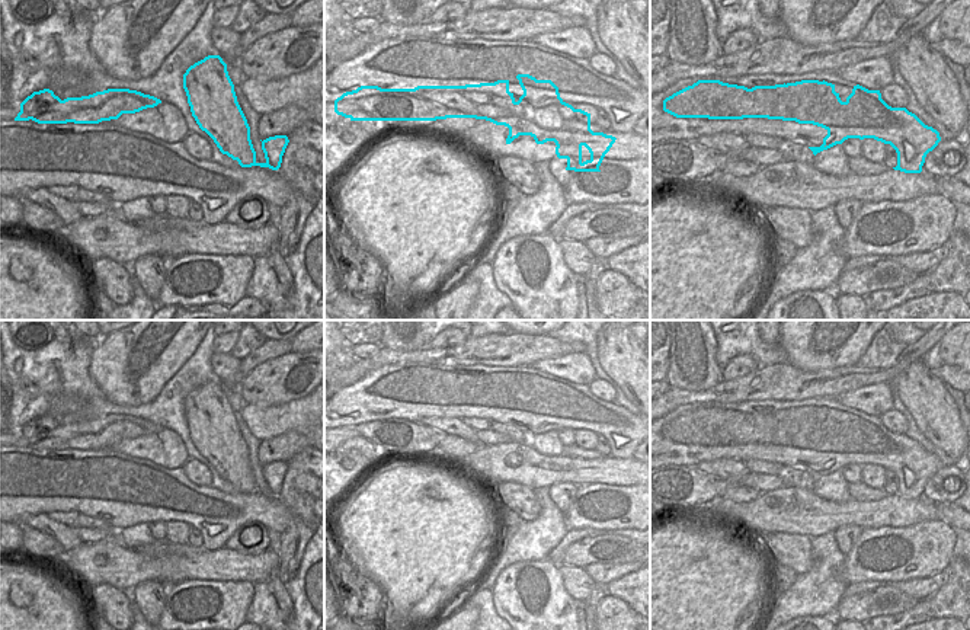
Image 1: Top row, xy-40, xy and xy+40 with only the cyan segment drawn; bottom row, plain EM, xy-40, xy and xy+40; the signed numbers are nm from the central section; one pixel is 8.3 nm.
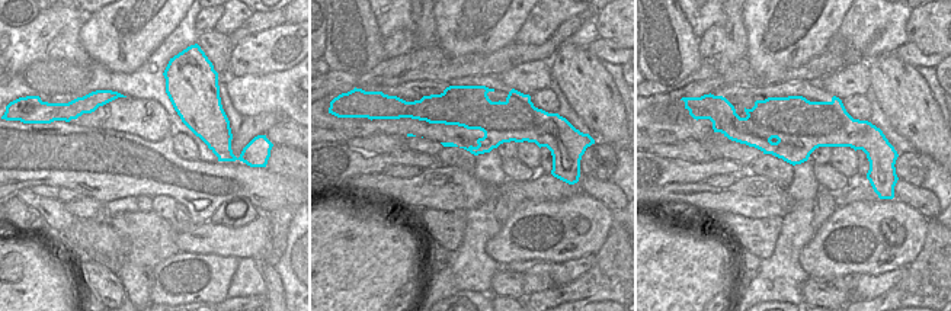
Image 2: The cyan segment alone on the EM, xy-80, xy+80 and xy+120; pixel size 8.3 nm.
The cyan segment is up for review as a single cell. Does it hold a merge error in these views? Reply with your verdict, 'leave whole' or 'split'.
split

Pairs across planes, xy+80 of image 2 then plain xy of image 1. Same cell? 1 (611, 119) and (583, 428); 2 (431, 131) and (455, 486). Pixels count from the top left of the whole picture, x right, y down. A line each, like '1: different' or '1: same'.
1: different
2: different

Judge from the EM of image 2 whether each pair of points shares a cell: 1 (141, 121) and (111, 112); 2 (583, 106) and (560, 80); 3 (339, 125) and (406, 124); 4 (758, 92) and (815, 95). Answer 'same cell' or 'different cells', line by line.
1: same cell
2: same cell
3: same cell
4: same cell

